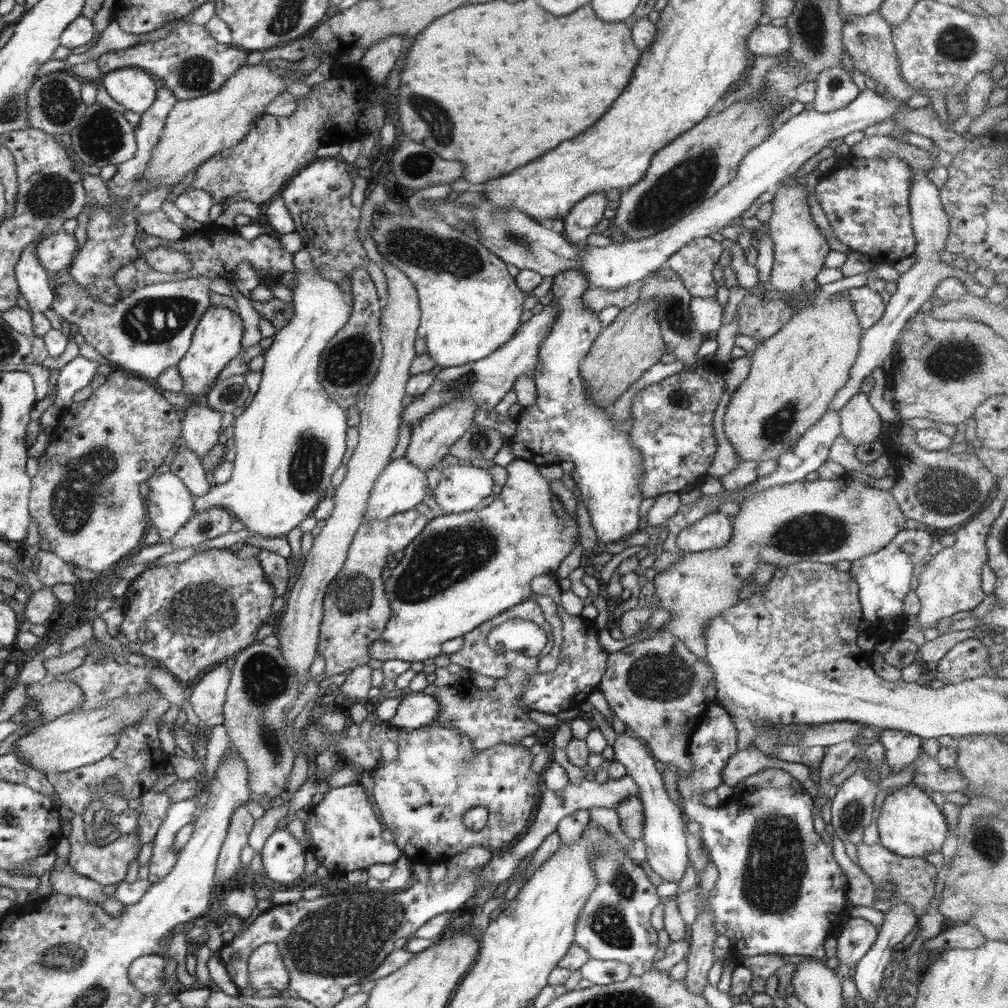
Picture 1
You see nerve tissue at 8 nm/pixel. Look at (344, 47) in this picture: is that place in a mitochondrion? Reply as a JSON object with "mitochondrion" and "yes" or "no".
{"mitochondrion":"no"}

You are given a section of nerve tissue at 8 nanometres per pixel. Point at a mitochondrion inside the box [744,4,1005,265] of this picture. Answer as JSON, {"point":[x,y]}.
{"point":[955,43]}

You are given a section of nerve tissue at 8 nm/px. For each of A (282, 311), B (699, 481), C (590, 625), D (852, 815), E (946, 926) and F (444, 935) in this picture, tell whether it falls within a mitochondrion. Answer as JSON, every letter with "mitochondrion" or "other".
{"A":"other","B":"other","C":"other","D":"mitochondrion","E":"other","F":"other"}

